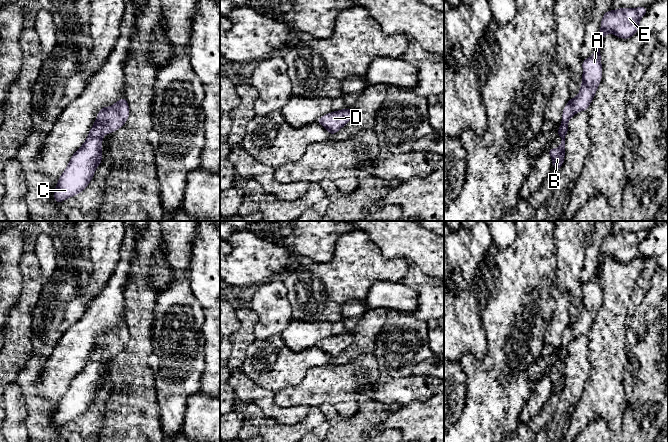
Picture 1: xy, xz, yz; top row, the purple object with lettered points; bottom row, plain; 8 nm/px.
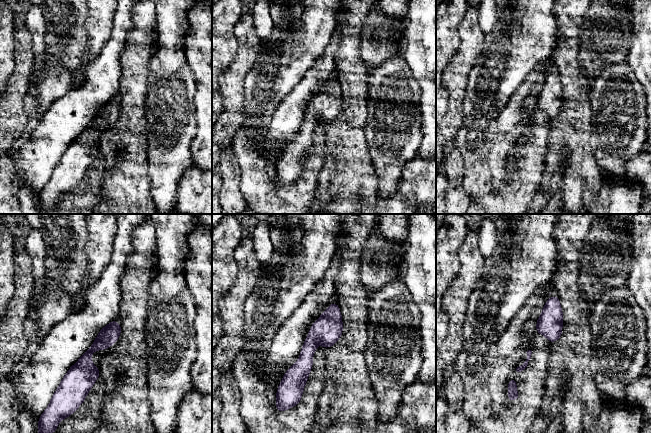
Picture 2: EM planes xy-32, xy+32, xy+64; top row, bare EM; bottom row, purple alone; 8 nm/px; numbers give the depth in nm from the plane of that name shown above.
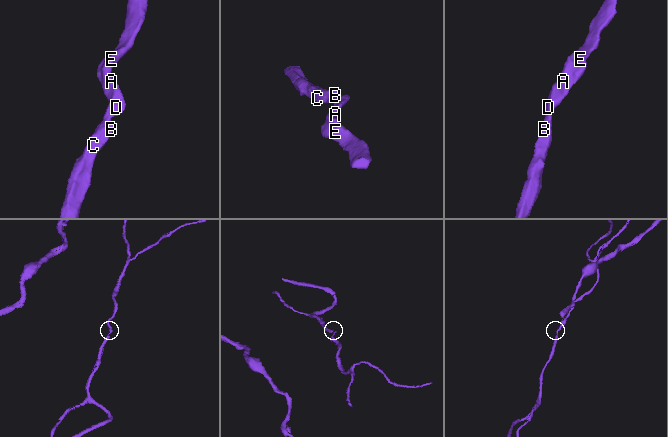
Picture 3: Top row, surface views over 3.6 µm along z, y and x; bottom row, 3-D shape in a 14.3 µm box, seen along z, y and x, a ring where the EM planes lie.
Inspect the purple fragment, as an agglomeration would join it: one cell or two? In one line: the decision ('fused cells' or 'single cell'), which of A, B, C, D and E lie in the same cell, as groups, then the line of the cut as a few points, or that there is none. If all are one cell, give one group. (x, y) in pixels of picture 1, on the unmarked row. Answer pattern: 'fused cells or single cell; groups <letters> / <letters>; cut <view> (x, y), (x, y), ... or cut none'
single cell; groups A B C D E; cut none

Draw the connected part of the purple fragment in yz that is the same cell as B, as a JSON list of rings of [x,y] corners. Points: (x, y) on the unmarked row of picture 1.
[[[648,231],[620,232],[615,235],[607,235],[601,245],[601,253],[598,260],[598,271],[594,278],[582,285],[583,300],[582,309],[576,322],[570,322],[564,331],[562,346],[557,359],[562,364],[557,373],[548,372],[547,375],[552,382],[553,393],[559,395],[564,387],[565,380],[565,360],[568,356],[568,345],[579,335],[585,335],[594,322],[598,309],[602,303],[602,288],[600,269],[603,261],[607,257],[612,257],[619,262],[629,263],[639,253],[639,245],[648,235]]]

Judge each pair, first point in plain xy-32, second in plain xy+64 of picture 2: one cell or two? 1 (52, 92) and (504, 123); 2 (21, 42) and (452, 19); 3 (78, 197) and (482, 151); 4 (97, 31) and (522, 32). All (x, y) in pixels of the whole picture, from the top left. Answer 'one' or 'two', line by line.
1: two
2: two
3: one
4: one

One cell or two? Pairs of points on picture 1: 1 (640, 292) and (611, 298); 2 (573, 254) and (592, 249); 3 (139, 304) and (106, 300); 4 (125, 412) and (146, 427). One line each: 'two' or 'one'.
1: two
2: two
3: two
4: one

